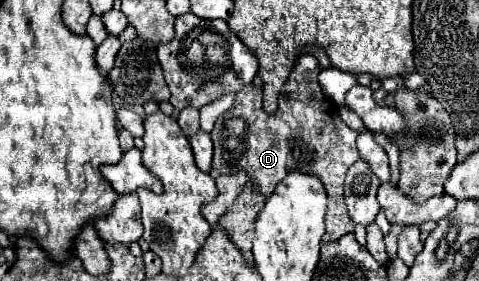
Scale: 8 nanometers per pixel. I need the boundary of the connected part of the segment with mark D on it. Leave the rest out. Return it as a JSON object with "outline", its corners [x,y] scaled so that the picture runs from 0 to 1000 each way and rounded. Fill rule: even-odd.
{"outline":[[[635,192],[622,206],[622,228],[605,256],[580,356],[576,406],[555,406],[547,391],[547,320],[530,299],[509,306],[489,356],[489,377],[463,406],[463,420],[451,427],[451,448],[443,463],[443,505],[447,505],[447,569],[438,626],[463,626],[463,619],[489,619],[489,605],[509,605],[522,641],[539,662],[539,683],[559,705],[564,683],[572,683],[576,655],[597,633],[605,605],[635,612],[664,626],[668,648],[681,669],[685,690],[685,754],[678,769],[681,822],[672,840],[672,861],[697,861],[710,840],[739,826],[739,790],[727,769],[722,726],[718,726],[718,626],[727,598],[752,562],[743,527],[743,484],[747,470],[727,456],[701,399],[701,377],[689,377],[681,342],[668,342],[672,313],[664,299],[664,214],[651,192]],[[480,434],[497,434],[484,463]],[[685,505],[697,512],[697,534],[685,534]]]}

